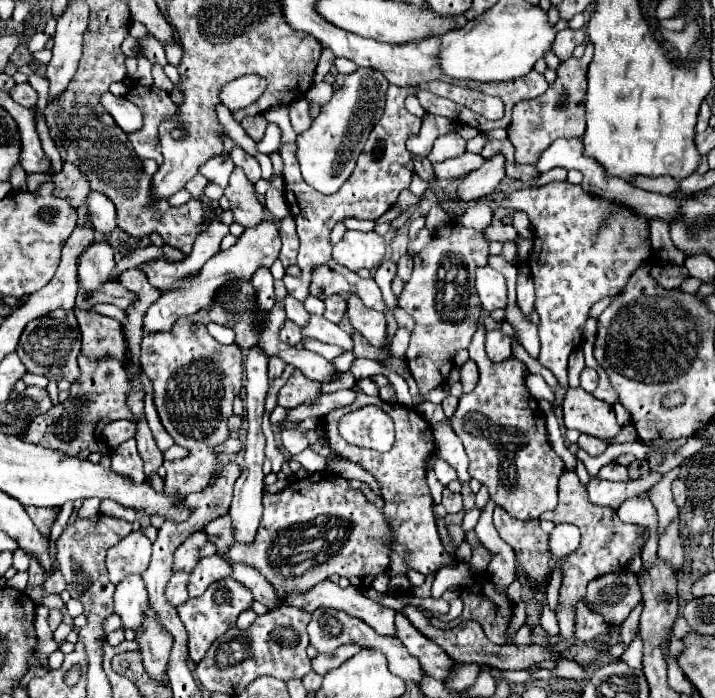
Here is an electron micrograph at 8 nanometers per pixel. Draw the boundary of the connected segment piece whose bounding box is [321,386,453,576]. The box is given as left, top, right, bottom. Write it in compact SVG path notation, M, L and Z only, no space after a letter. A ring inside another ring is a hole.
M353 386L351 390L355 392L353 404L335 408L329 414L325 414L325 418L321 422L325 438L329 440L331 450L335 450L339 456L363 466L379 484L381 498L385 502L381 512L385 512L385 520L389 520L389 532L393 536L393 552L389 554L389 574L405 574L407 570L417 570L425 576L435 574L441 566L447 566L453 560L443 550L443 544L439 540L437 526L435 526L435 514L433 514L433 498L431 498L431 492L427 486L425 466L427 466L427 460L431 458L431 454L435 452L431 426L413 408L385 402L379 396L367 396L359 386ZM365 404L377 404L395 422L395 444L385 454L377 454L375 450L363 450L363 448L351 446L337 432L339 418Z

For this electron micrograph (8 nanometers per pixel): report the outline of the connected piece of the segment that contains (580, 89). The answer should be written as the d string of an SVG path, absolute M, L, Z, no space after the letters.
M587 42L583 58L569 58L559 64L555 82L549 84L547 92L513 106L513 122L507 128L509 140L515 146L515 160L519 164L535 164L545 148L557 138L583 136L585 132L585 92L587 92L587 66L593 58L593 44Z

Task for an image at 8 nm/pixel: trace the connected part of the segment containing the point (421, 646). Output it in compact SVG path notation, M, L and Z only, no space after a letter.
M397 612L395 616L395 628L397 628L395 636L405 644L411 656L417 656L417 660L421 660L425 674L437 680L445 680L453 664L445 650L433 644L433 640L429 640L427 636L421 636L421 632L401 612Z

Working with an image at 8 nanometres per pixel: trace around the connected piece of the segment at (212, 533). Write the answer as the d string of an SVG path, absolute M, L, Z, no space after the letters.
M229 512L217 520L213 520L211 524L205 526L205 532L209 534L209 538L217 544L217 554L225 556L225 550L231 546L233 542L233 524L229 524Z

